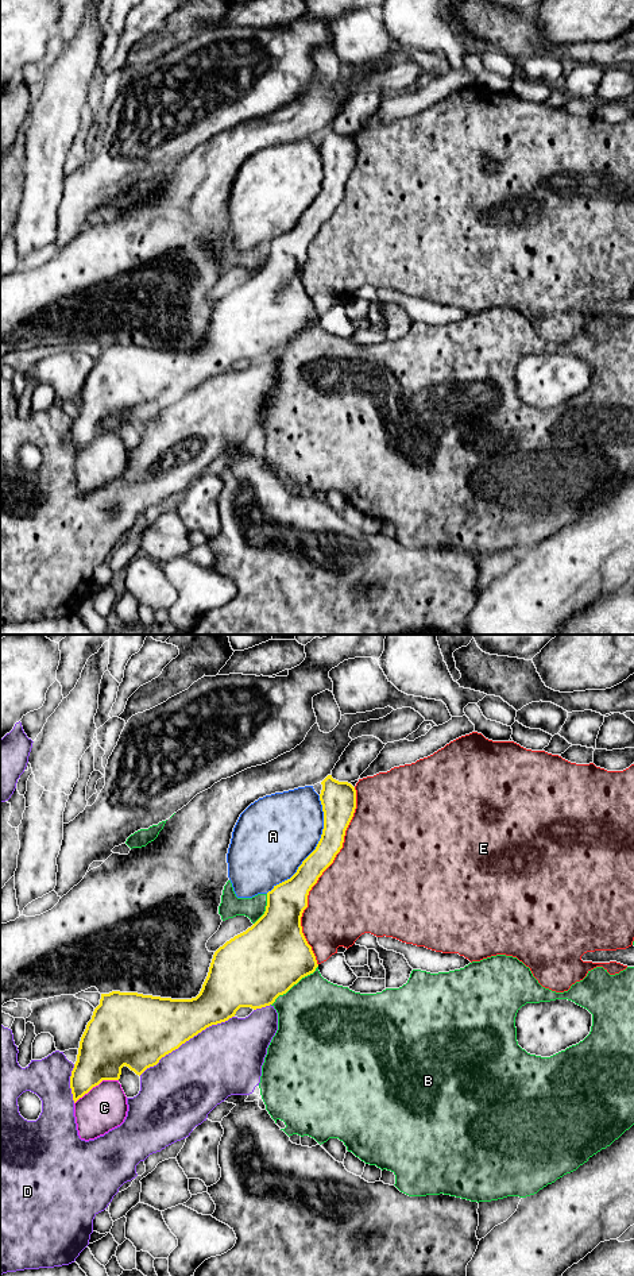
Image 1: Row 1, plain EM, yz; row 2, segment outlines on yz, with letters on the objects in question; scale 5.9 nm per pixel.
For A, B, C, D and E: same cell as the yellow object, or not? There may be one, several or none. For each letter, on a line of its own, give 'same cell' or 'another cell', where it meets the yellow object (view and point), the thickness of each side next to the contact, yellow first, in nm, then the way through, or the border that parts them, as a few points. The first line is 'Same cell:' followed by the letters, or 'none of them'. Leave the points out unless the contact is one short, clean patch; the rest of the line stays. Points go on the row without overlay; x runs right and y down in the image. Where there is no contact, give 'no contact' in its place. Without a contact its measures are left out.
Same cell: none of them
A: another cell; contact yz (316, 200); calibres 180 and 460 nm
B: another cell; contact yz (294, 335); calibres 440 and 460 nm
C: another cell; contact yz (96, 436); calibres 320 and 280 nm
D: another cell; contact yz (186, 392); calibres 380 and 420 nm
E: another cell; contact yz (320, 227); calibres 220 and 480 nm

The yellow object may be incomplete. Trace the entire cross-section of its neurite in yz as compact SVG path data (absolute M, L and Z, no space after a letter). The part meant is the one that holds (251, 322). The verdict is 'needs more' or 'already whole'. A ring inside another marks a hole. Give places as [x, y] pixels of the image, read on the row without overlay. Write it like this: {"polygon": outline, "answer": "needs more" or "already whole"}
{"polygon": "M328 127L321 136L324 181L316 201L290 231L267 244L264 266L214 304L196 350L171 351L120 343L101 346L100 356L81 389L70 428L74 455L103 432L119 432L124 417L140 428L206 379L228 373L240 359L256 362L272 356L279 347L316 323L318 316L302 285L301 269L308 259L309 243L343 200L345 182L356 161L356 142L351 135Z", "answer": "already whole"}

